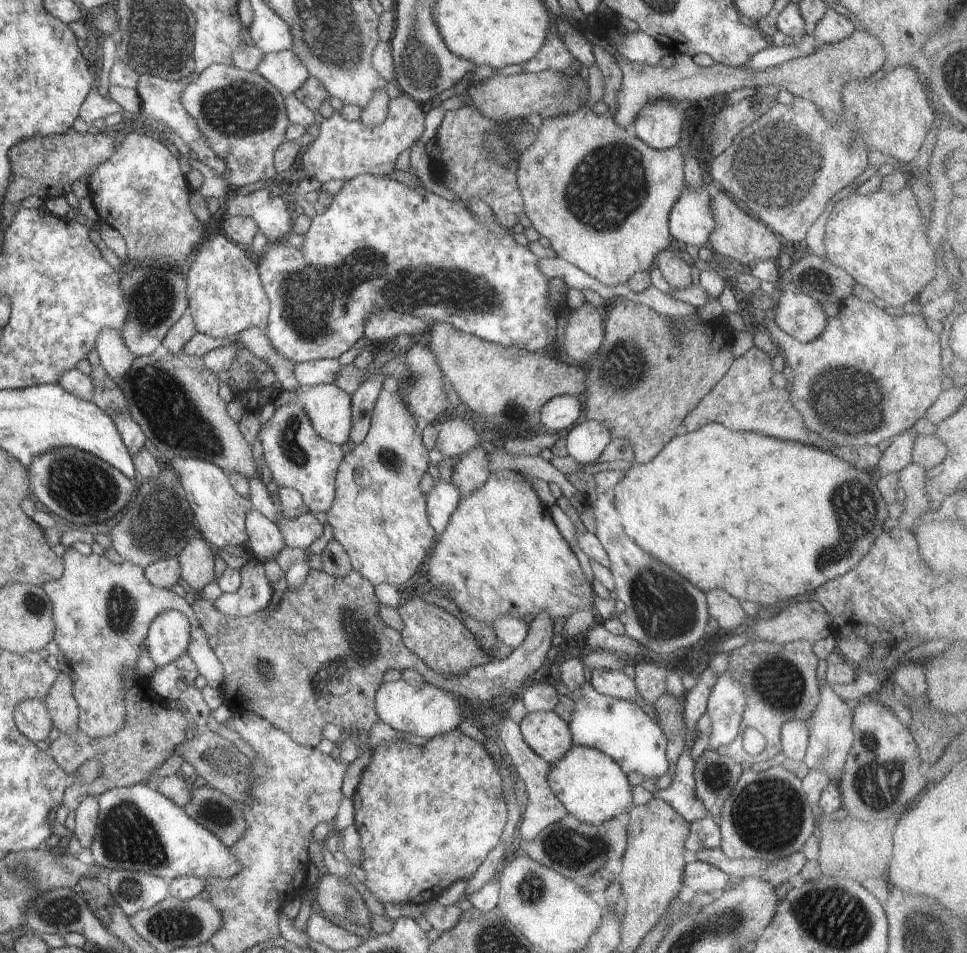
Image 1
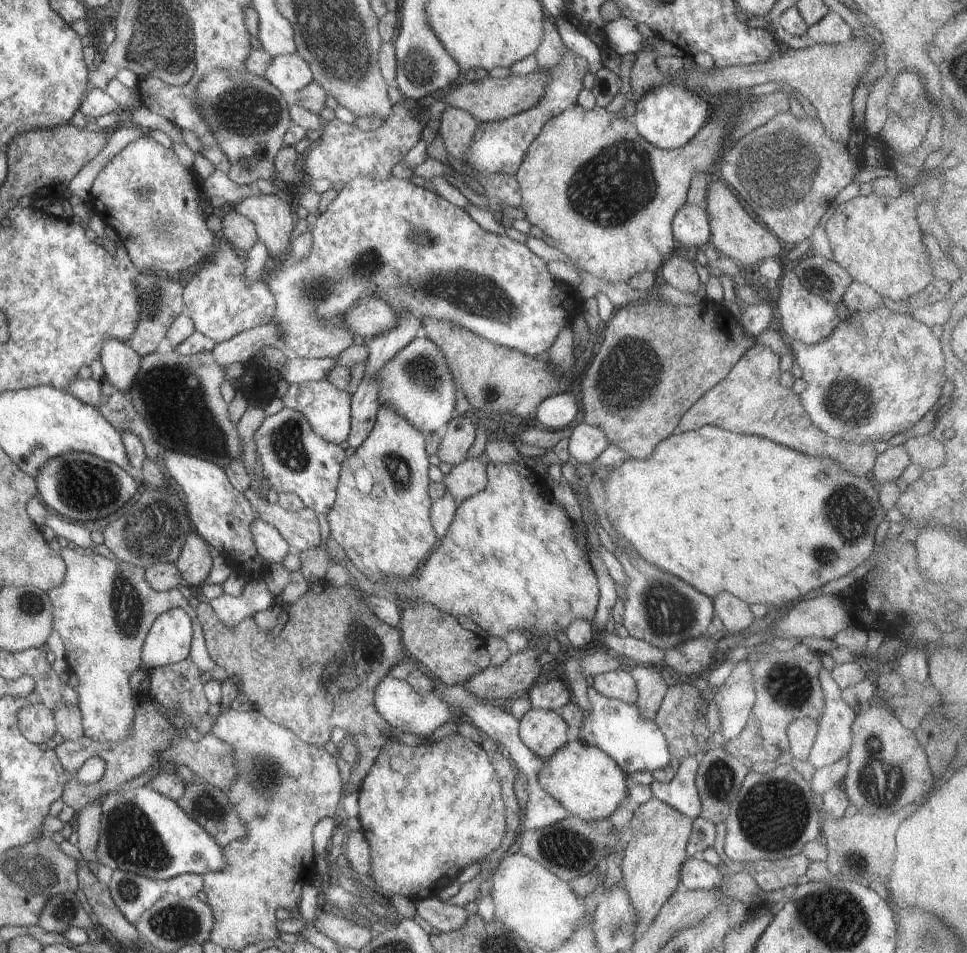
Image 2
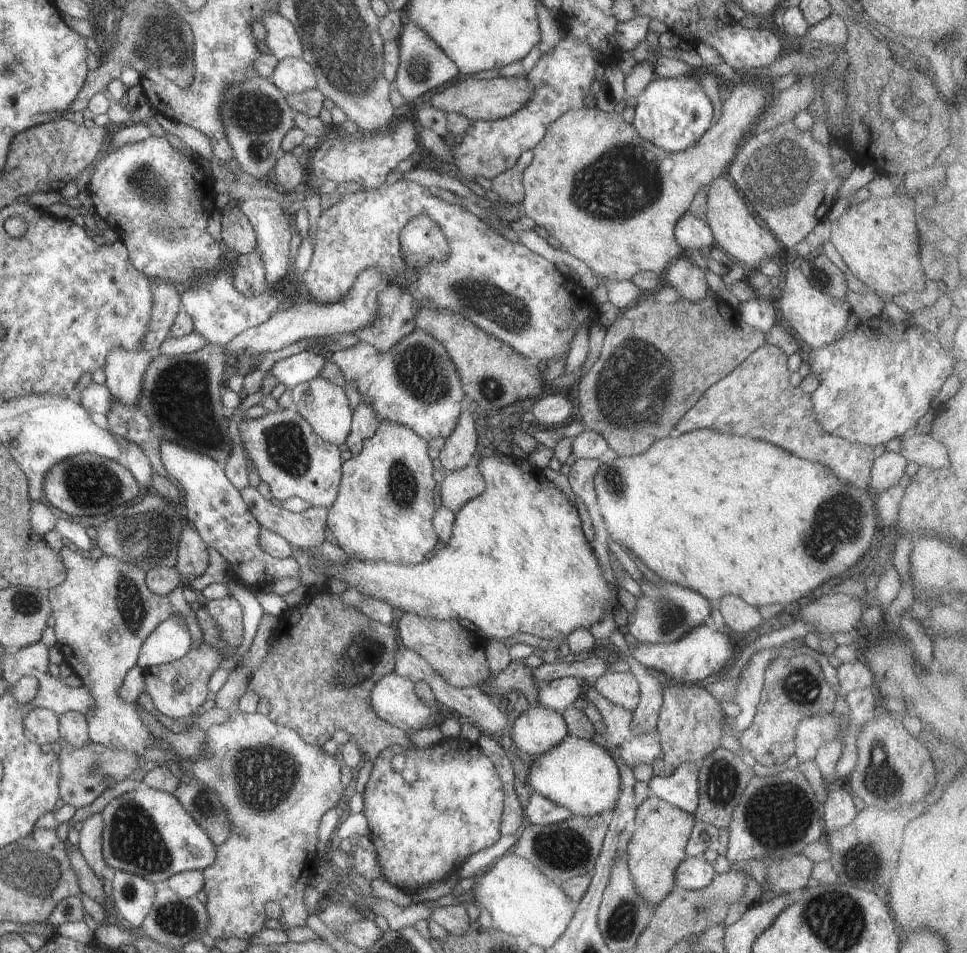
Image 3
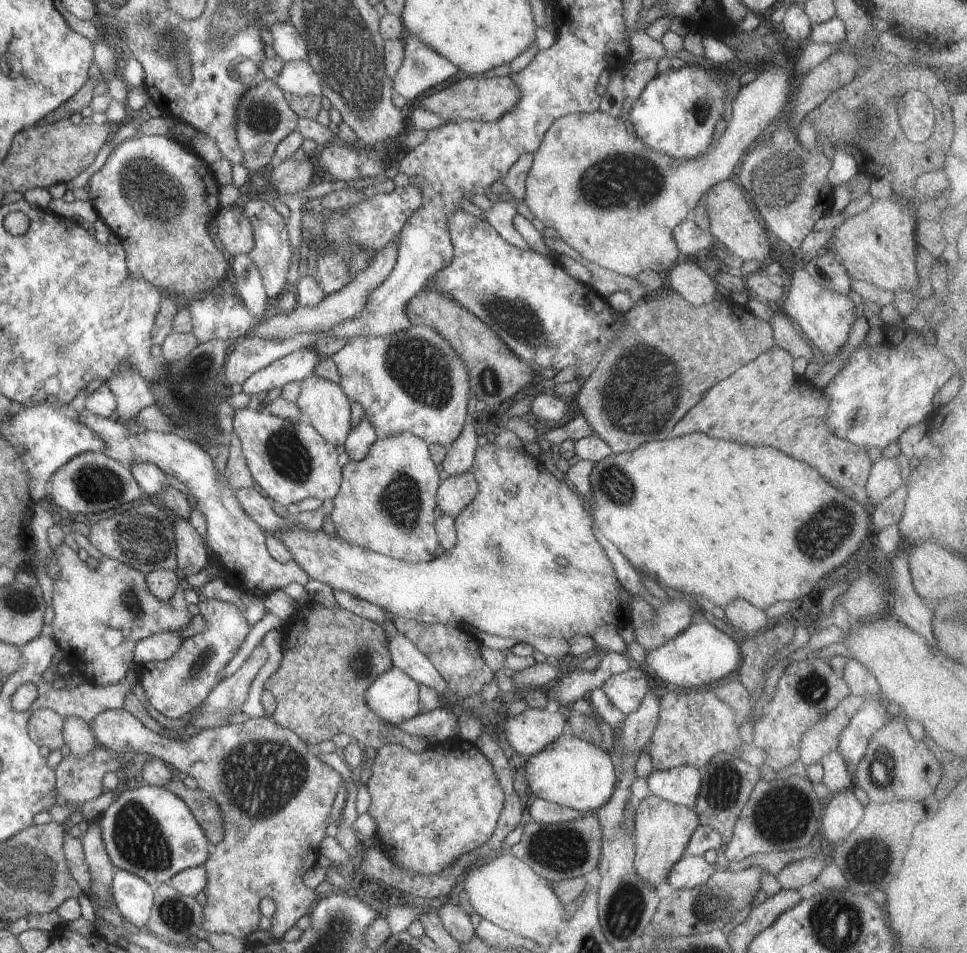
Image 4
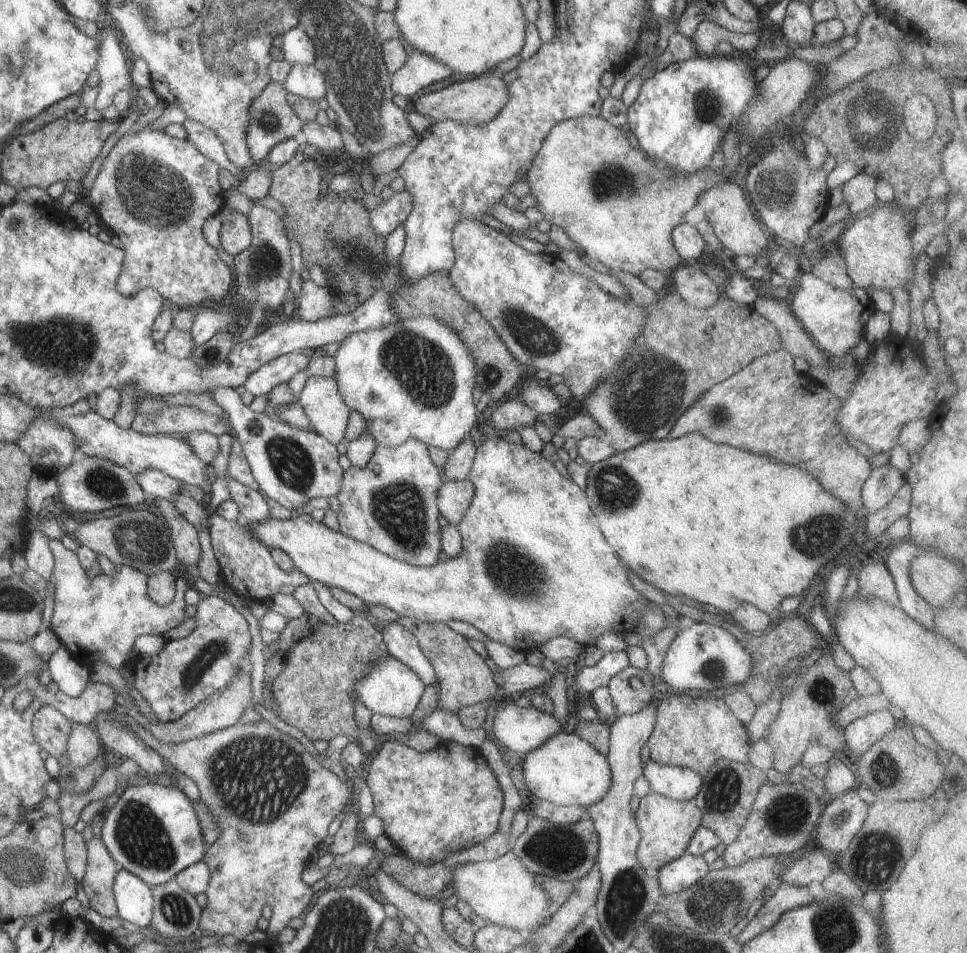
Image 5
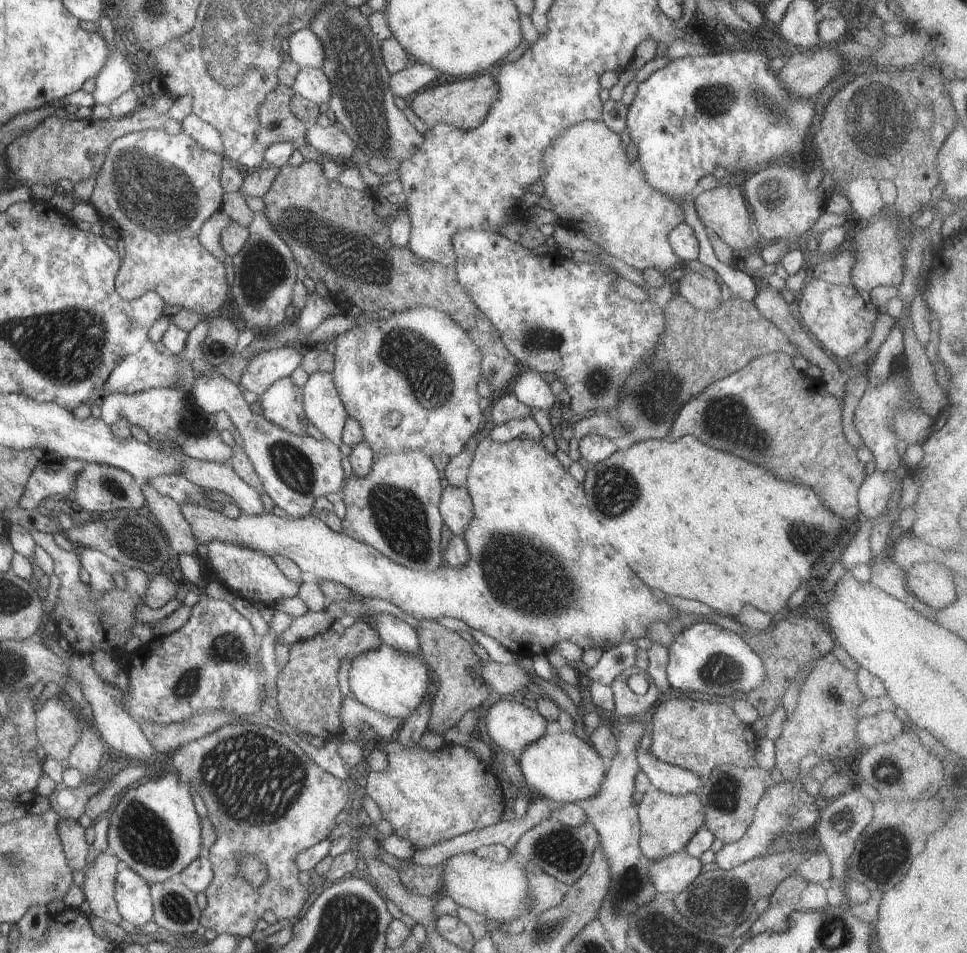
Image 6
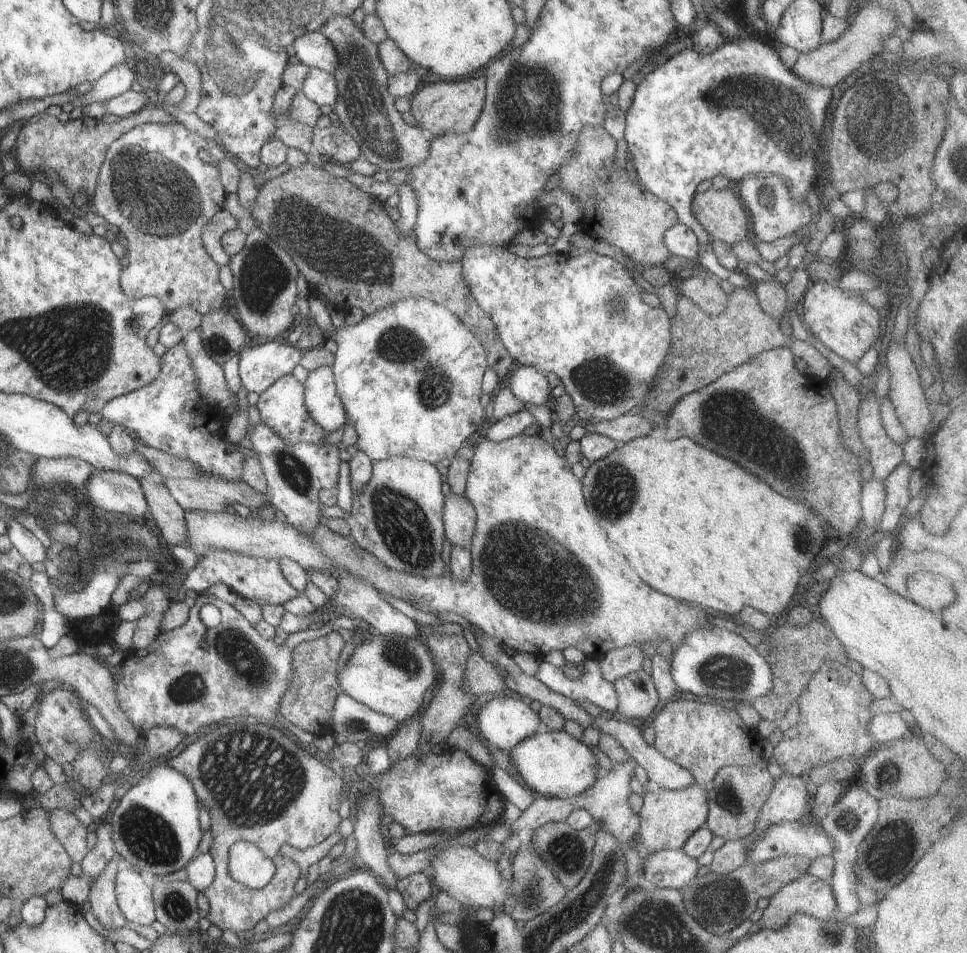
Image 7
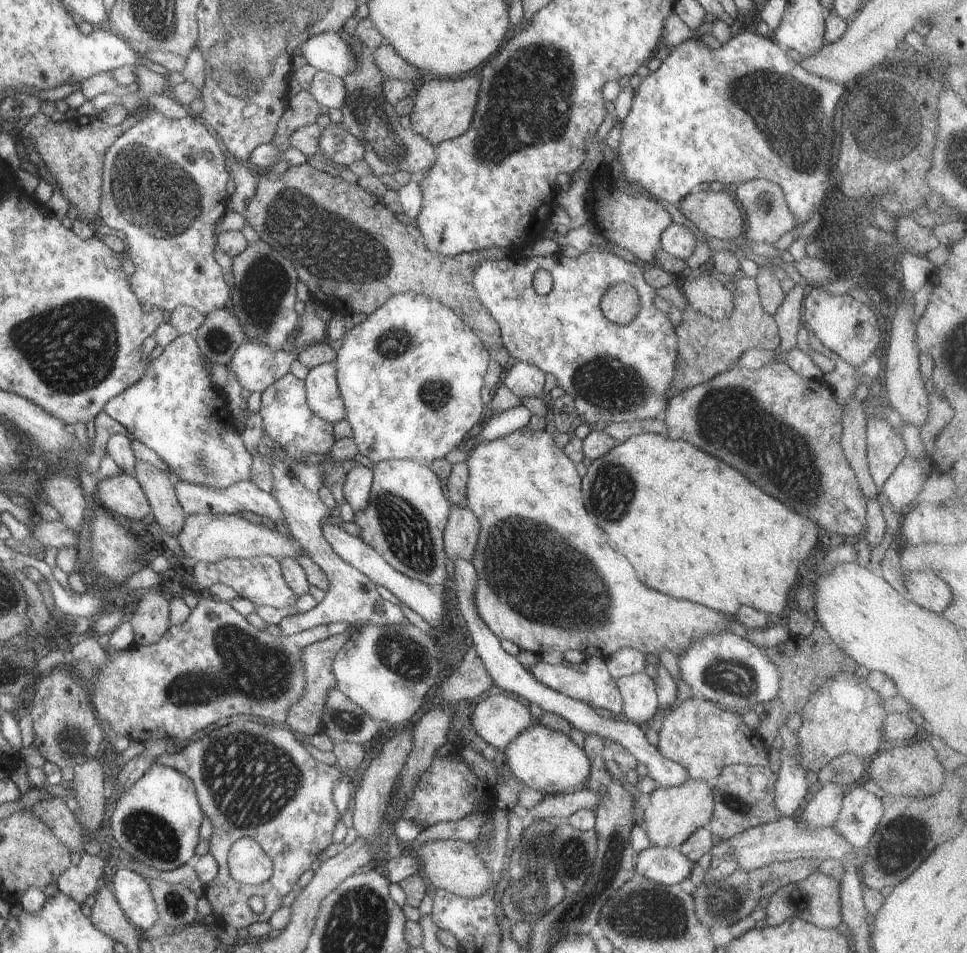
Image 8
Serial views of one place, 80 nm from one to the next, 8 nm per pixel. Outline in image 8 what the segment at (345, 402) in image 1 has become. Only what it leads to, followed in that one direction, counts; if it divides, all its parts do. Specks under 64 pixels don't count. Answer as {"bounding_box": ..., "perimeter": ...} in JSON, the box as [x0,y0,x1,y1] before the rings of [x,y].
{"bounding_box":[305,361,346,424],"perimeter":[[[335,361],[309,369],[305,382],[308,406],[318,417],[334,424],[346,418],[337,381]]]}

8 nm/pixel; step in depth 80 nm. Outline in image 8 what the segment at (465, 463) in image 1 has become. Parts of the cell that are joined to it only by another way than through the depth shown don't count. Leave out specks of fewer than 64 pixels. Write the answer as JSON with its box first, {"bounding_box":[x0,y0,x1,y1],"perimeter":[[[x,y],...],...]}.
{"bounding_box":[443,506,481,562],"perimeter":[[[451,506],[449,521],[443,532],[443,549],[447,558],[472,562],[478,544],[481,526],[468,508]]]}

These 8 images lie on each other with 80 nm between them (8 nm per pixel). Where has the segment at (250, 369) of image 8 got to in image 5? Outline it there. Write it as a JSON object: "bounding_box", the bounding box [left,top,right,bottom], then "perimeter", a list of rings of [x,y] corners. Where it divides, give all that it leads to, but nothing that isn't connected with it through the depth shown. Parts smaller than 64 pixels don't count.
{"bounding_box":[243,351,309,397],"perimeter":[[[301,351],[273,358],[257,371],[250,373],[243,384],[244,388],[254,397],[268,394],[275,386],[288,383],[294,374],[304,371],[309,358],[307,352]]]}

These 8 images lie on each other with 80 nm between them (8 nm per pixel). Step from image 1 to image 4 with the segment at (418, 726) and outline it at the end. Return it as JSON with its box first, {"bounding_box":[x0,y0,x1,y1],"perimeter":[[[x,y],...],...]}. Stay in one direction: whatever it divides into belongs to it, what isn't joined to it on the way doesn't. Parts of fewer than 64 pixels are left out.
{"bounding_box":[364,665,420,725],"perimeter":[[[396,665],[372,681],[364,698],[376,716],[393,725],[407,721],[420,713],[418,684]]]}

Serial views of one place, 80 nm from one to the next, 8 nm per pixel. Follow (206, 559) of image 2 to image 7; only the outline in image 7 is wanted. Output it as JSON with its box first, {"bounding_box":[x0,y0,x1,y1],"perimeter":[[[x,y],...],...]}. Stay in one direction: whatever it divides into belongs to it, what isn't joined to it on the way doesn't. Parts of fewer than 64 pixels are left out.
{"bounding_box":[140,471,186,545],"perimeter":[[[150,471],[140,477],[150,514],[156,520],[160,537],[166,545],[186,545],[185,510],[176,502],[163,478],[158,471]]]}

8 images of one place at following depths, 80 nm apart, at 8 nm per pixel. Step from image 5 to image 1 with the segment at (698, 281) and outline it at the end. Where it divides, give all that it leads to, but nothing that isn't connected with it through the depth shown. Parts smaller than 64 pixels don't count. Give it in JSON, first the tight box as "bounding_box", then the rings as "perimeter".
{"bounding_box":[654,247,693,289],"perimeter":[[[672,247],[656,252],[654,266],[662,272],[664,279],[672,288],[686,289],[693,284],[691,267]]]}

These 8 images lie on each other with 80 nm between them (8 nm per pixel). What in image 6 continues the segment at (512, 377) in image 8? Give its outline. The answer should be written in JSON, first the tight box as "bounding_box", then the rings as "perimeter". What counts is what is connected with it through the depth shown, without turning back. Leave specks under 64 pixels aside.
{"bounding_box":[512,369,556,411],"perimeter":[[[523,369],[516,380],[512,393],[522,404],[530,406],[531,409],[547,411],[553,407],[556,396],[550,389],[550,383],[539,372]]]}

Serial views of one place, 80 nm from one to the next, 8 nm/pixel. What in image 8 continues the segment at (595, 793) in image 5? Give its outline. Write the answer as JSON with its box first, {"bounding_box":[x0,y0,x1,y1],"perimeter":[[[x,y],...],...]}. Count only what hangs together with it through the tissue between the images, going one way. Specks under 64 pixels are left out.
{"bounding_box":[500,720,591,795],"perimeter":[[[538,720],[513,738],[500,754],[500,765],[504,770],[521,780],[526,787],[545,795],[573,793],[583,789],[591,769],[587,754],[568,735],[552,730]]]}

